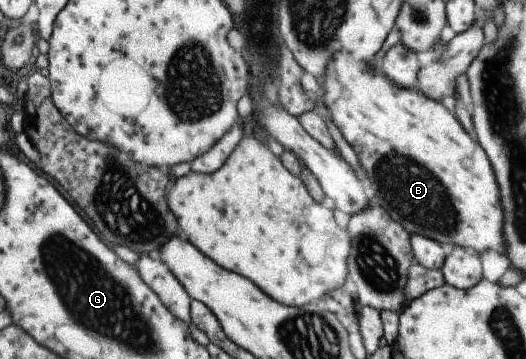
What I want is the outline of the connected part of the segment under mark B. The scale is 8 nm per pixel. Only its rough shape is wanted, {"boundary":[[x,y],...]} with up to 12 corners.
{"boundary":[[342,50],[323,104],[407,234],[504,255],[499,189],[444,104]]}

